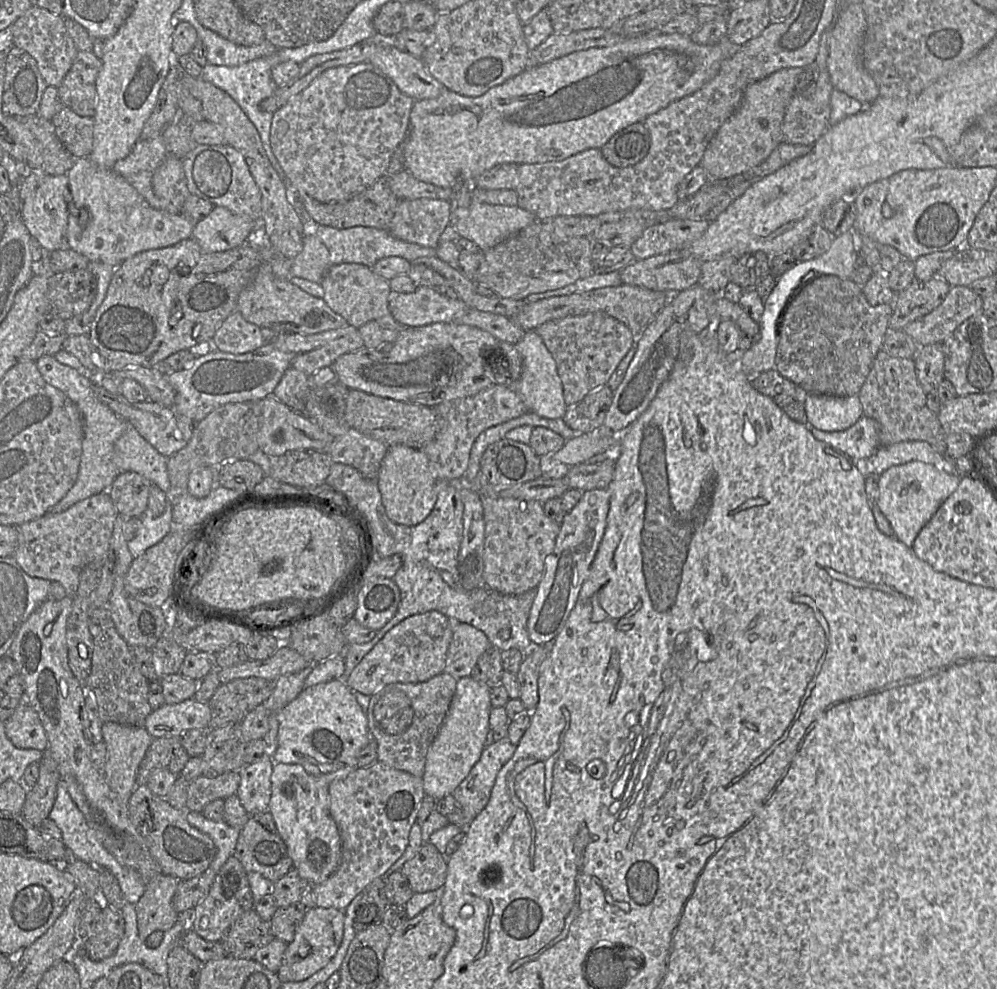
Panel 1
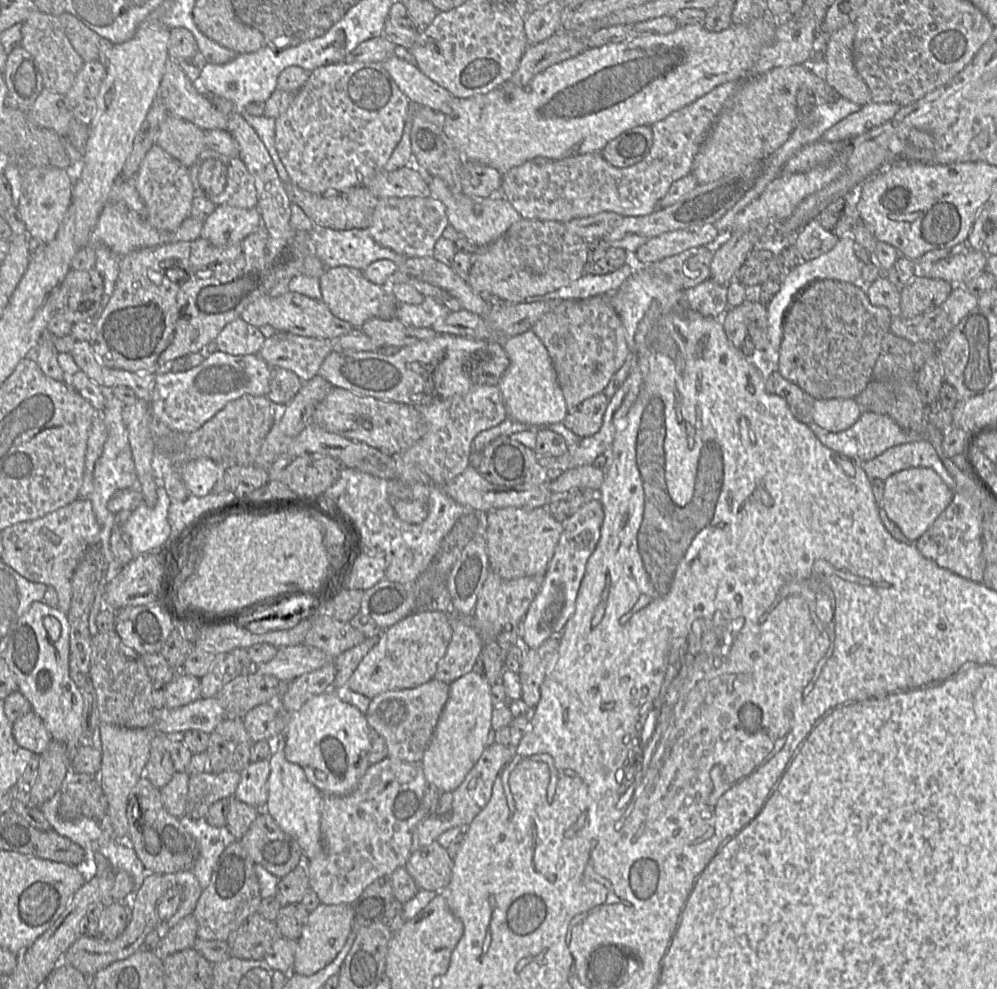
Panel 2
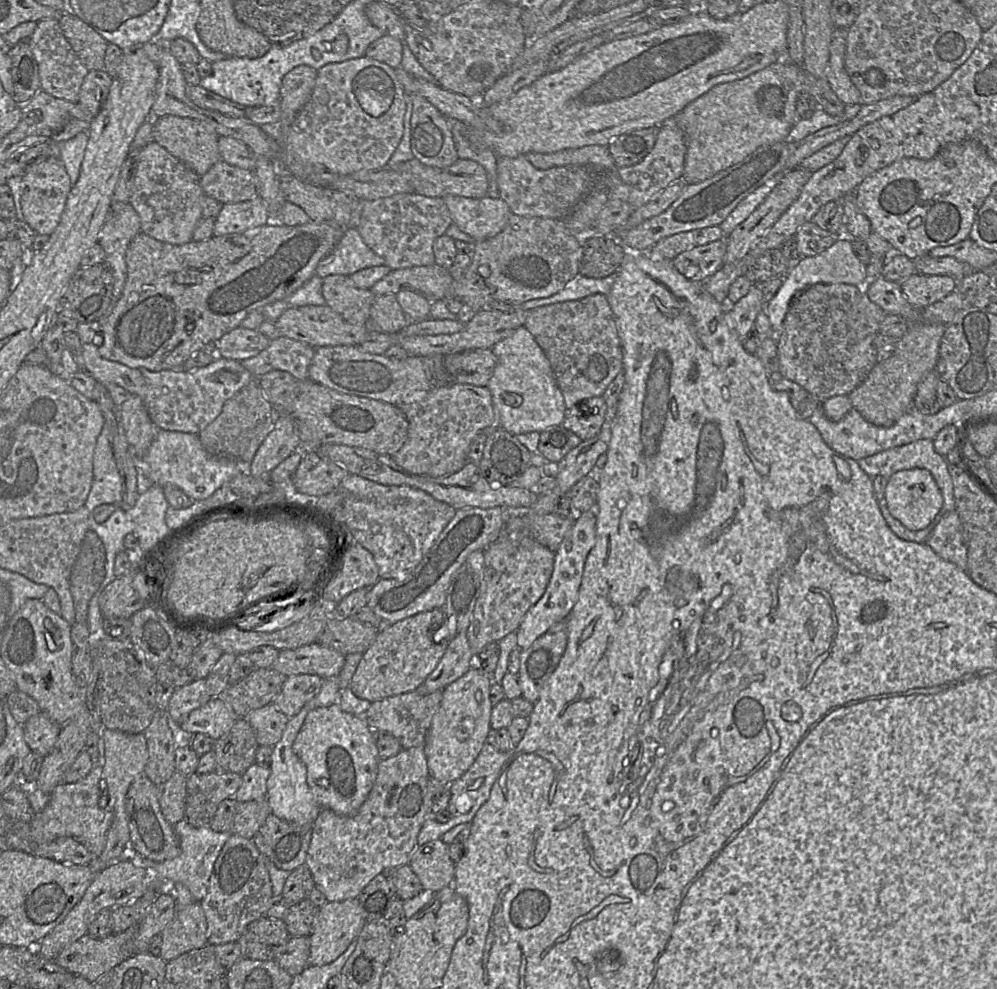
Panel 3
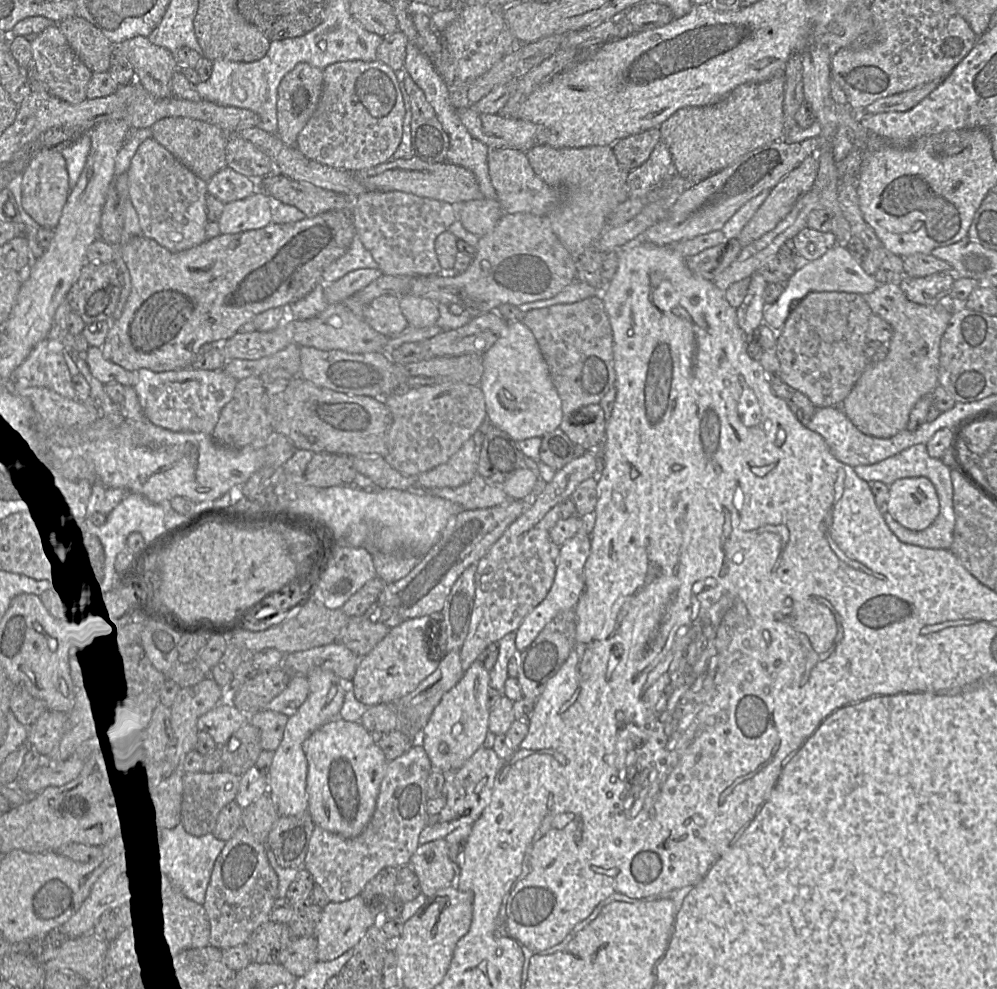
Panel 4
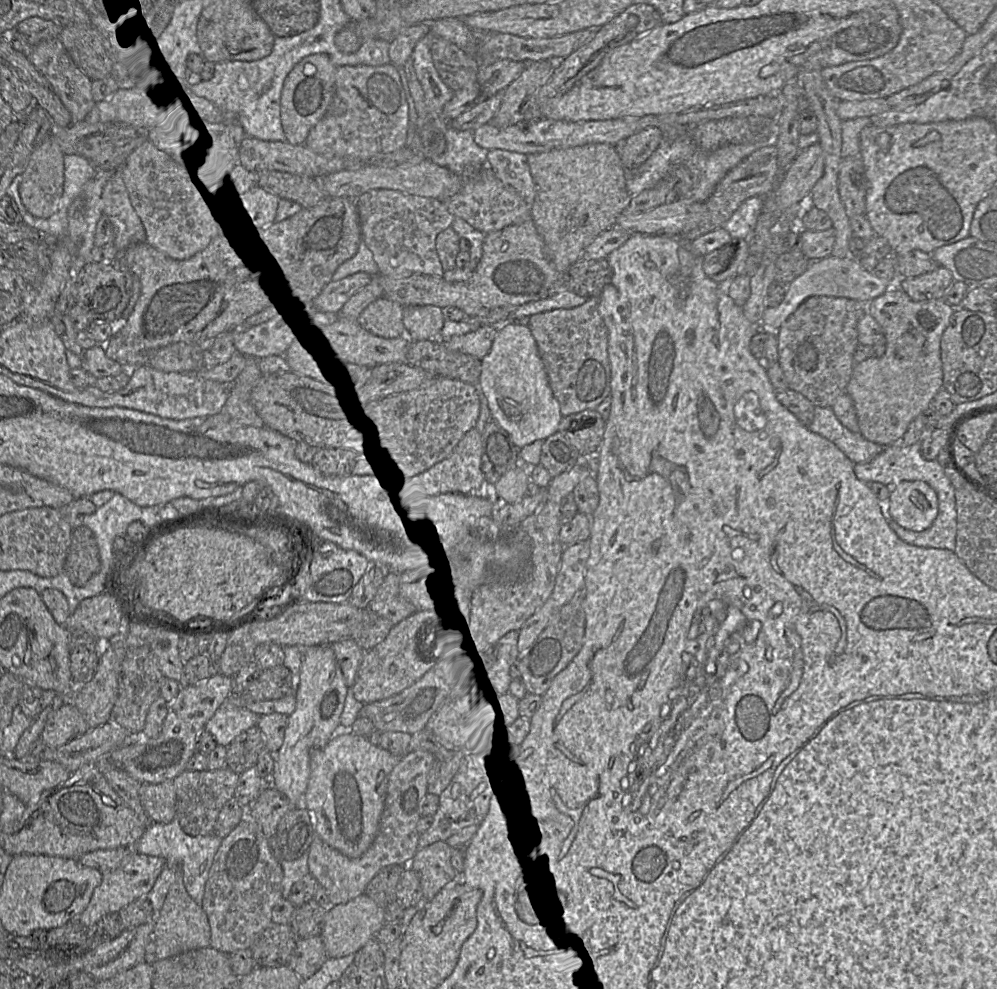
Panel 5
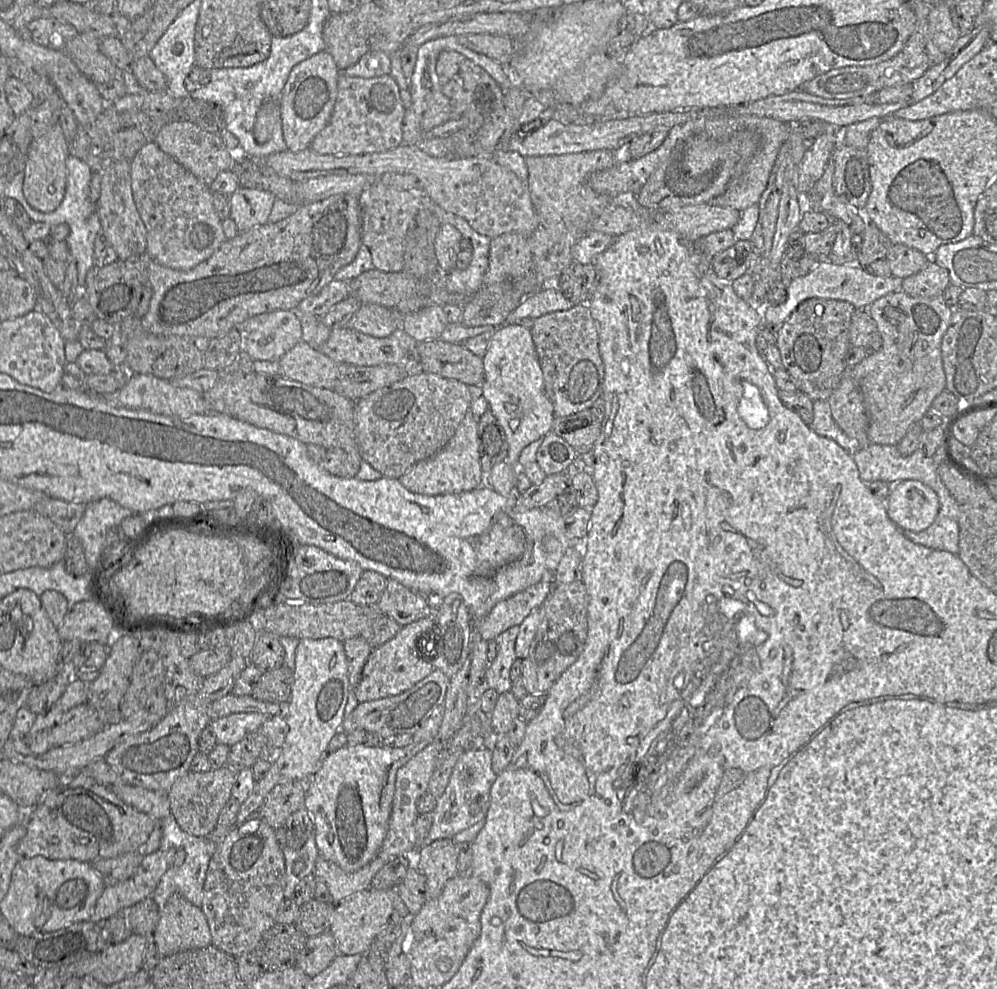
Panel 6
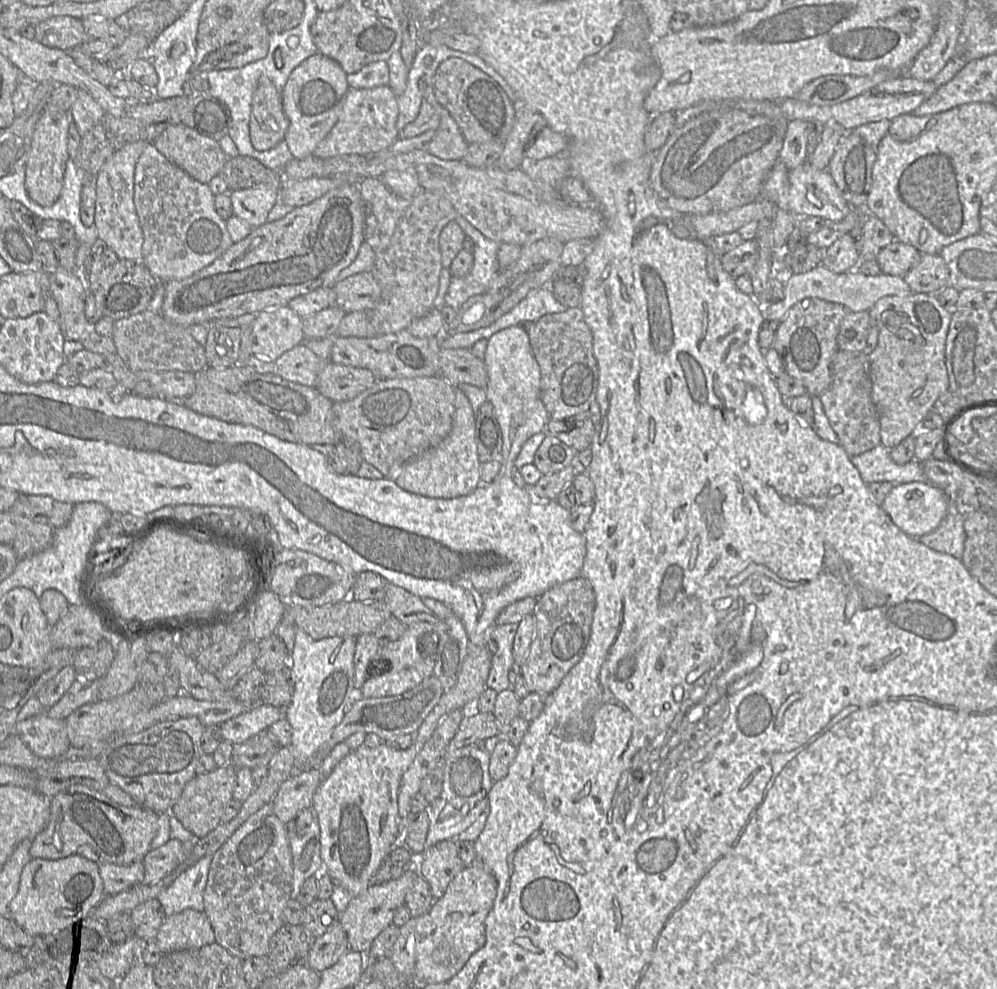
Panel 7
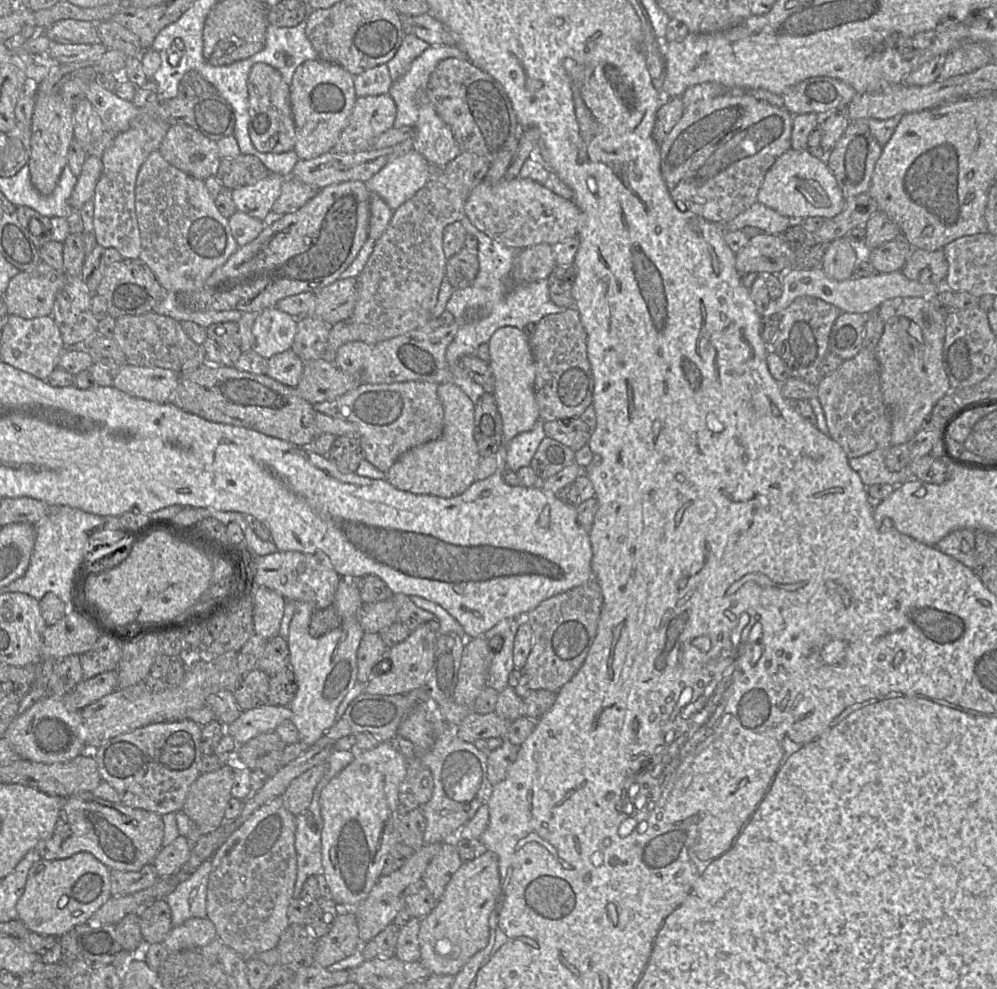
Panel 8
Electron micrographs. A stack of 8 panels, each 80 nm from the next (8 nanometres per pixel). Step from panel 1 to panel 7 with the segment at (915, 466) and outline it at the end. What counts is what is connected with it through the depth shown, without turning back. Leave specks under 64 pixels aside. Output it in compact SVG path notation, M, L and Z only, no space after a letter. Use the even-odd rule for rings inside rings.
M918 481L894 485L881 503L881 507L893 523L904 533L916 539L934 531L940 525L947 514L948 505L948 497L941 489L932 483Z

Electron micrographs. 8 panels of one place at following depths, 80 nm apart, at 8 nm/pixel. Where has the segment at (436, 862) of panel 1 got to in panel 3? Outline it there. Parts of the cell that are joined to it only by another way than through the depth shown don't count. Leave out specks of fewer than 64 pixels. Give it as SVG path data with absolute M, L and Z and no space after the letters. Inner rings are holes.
M441 839L418 845L411 856L409 866L418 877L423 891L436 893L445 887L453 887L455 863L450 859L449 845Z

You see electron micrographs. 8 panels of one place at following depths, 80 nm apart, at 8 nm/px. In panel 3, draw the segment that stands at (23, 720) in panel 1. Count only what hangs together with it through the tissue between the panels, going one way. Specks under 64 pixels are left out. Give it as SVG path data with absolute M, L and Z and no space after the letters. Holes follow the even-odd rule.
M40 712L23 724L24 740L32 752L44 757L53 749L61 728Z

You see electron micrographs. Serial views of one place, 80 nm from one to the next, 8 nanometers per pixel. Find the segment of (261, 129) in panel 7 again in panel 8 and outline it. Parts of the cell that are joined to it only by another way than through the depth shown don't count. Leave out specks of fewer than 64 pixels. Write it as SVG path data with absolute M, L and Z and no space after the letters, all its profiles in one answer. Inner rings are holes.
M256 63L252 66L247 80L248 89L248 134L250 140L256 150L262 153L283 153L291 151L295 145L295 124L293 120L291 104L290 104L290 84L286 83L280 72L275 68L265 64ZM274 137L276 144L271 145L270 139Z

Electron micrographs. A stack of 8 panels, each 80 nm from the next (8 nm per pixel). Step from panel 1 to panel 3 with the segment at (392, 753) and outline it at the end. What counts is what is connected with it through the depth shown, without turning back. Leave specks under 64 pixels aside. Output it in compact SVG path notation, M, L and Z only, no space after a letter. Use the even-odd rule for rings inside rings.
M437 690L426 694L410 691L376 700L371 702L363 717L371 729L385 731L396 737L402 749L424 748L427 731L442 700L442 692L443 690Z

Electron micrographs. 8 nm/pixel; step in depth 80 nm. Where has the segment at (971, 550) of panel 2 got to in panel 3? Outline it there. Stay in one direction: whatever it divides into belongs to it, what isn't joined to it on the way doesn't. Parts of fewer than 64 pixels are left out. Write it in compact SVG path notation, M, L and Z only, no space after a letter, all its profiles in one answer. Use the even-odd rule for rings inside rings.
M955 510L944 514L925 544L943 560L966 571L967 547L963 541L962 524Z

